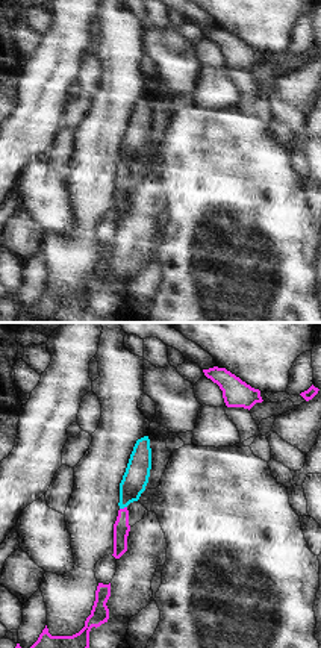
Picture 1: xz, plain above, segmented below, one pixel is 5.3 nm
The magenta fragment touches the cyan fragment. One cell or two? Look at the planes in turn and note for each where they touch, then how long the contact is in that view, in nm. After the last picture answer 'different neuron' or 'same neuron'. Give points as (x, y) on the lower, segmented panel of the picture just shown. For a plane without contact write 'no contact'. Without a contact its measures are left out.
contact (124, 507); length 40 nm

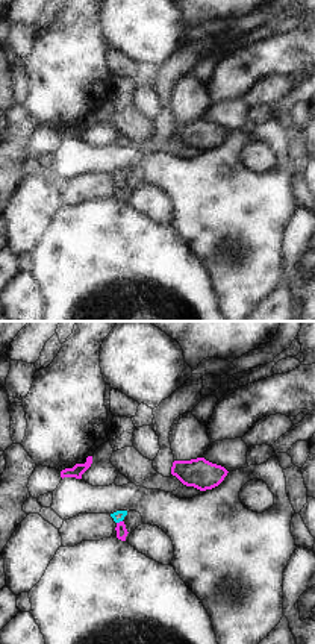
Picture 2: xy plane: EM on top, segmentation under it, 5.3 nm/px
contact (120, 522); length 40 nm

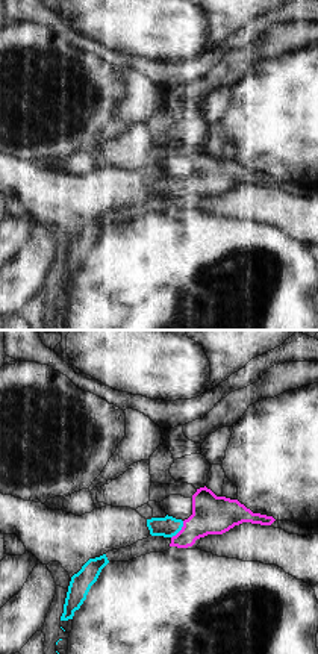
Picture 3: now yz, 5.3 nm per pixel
contact (180, 530); length 120 nm

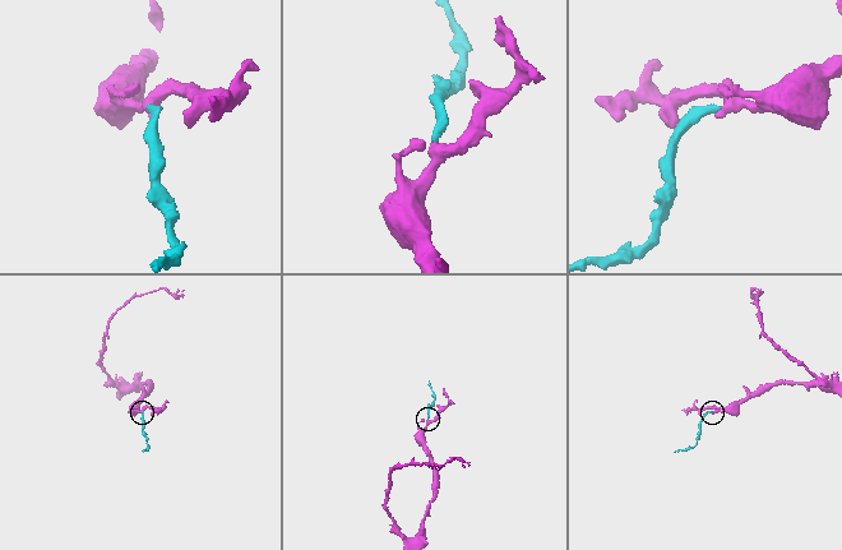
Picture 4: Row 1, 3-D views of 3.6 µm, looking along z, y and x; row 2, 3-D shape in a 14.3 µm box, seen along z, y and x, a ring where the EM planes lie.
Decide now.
same neuron

